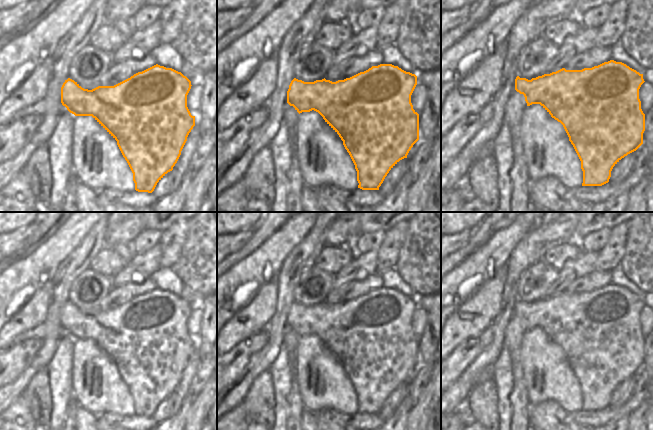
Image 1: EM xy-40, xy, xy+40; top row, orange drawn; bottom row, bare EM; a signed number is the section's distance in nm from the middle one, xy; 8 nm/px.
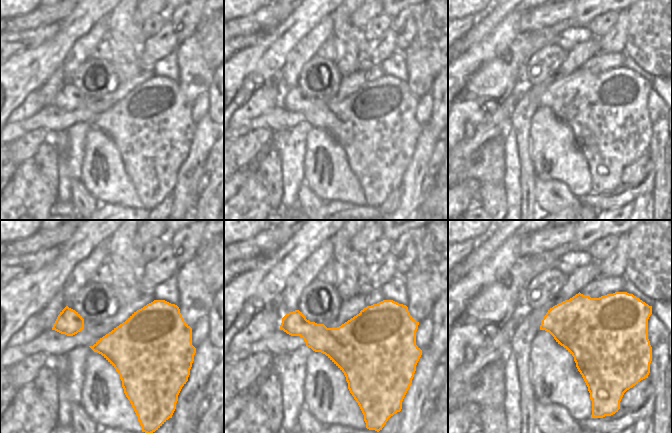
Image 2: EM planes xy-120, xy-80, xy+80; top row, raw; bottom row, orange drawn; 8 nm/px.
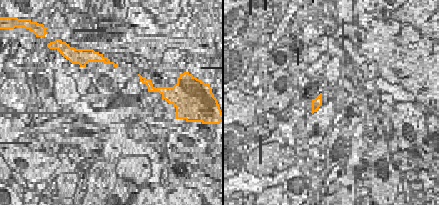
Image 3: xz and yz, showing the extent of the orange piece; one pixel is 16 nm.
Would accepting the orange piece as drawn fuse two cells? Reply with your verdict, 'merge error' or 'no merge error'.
merge error

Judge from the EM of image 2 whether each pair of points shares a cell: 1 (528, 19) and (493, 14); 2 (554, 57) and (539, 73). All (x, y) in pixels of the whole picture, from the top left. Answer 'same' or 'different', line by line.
1: different
2: same

